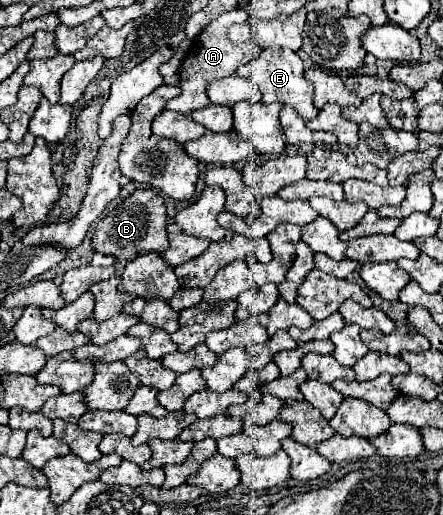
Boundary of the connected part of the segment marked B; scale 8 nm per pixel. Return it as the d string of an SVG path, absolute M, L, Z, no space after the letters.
M135 190L129 194L117 208L113 208L105 218L101 218L93 232L93 248L99 254L115 256L117 260L133 260L139 254L147 252L165 252L169 246L167 240L167 214L163 198L153 190Z

